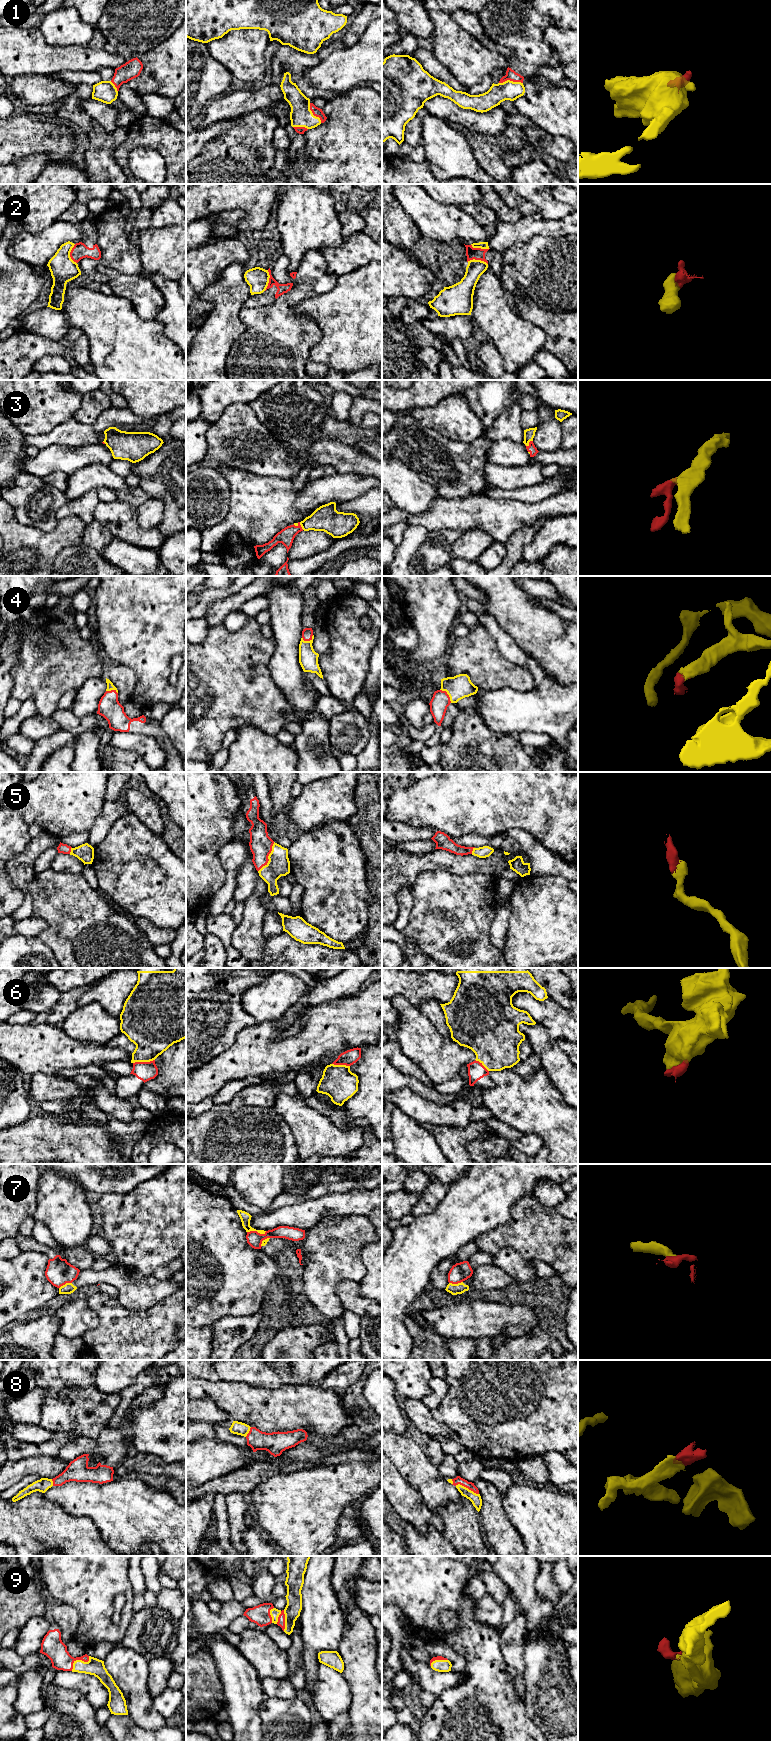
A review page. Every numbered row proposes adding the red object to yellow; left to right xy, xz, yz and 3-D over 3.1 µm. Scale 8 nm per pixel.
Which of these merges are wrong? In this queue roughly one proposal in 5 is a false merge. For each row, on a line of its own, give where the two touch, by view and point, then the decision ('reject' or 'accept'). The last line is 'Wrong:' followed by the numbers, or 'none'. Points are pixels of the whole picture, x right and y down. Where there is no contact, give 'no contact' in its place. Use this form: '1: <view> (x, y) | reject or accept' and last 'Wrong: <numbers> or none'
1: yz (510, 81) | accept
2: xz (268, 280) | reject
3: xz (300, 524) | accept
4: yz (447, 693) | accept
5: xz (268, 857) | accept
6: xy (143, 1061) | accept
7: xz (257, 1231) | reject
8: yz (467, 1488) | accept
9: xy (79, 1660) | accept
Wrong: 2, 7

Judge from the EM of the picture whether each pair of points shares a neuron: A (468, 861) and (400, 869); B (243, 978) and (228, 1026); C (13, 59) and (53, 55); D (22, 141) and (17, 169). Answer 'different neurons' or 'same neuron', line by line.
A: same neuron
B: same neuron
C: same neuron
D: different neurons

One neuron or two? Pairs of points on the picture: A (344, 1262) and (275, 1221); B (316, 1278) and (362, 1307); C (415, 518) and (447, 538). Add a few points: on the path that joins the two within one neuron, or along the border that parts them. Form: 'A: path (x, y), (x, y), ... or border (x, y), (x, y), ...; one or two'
A: border (325, 1218), (305, 1231); two
B: border (357, 1281), (342, 1280), (335, 1289), (344, 1309); two
C: border (458, 531), (437, 529), (429, 532); two

